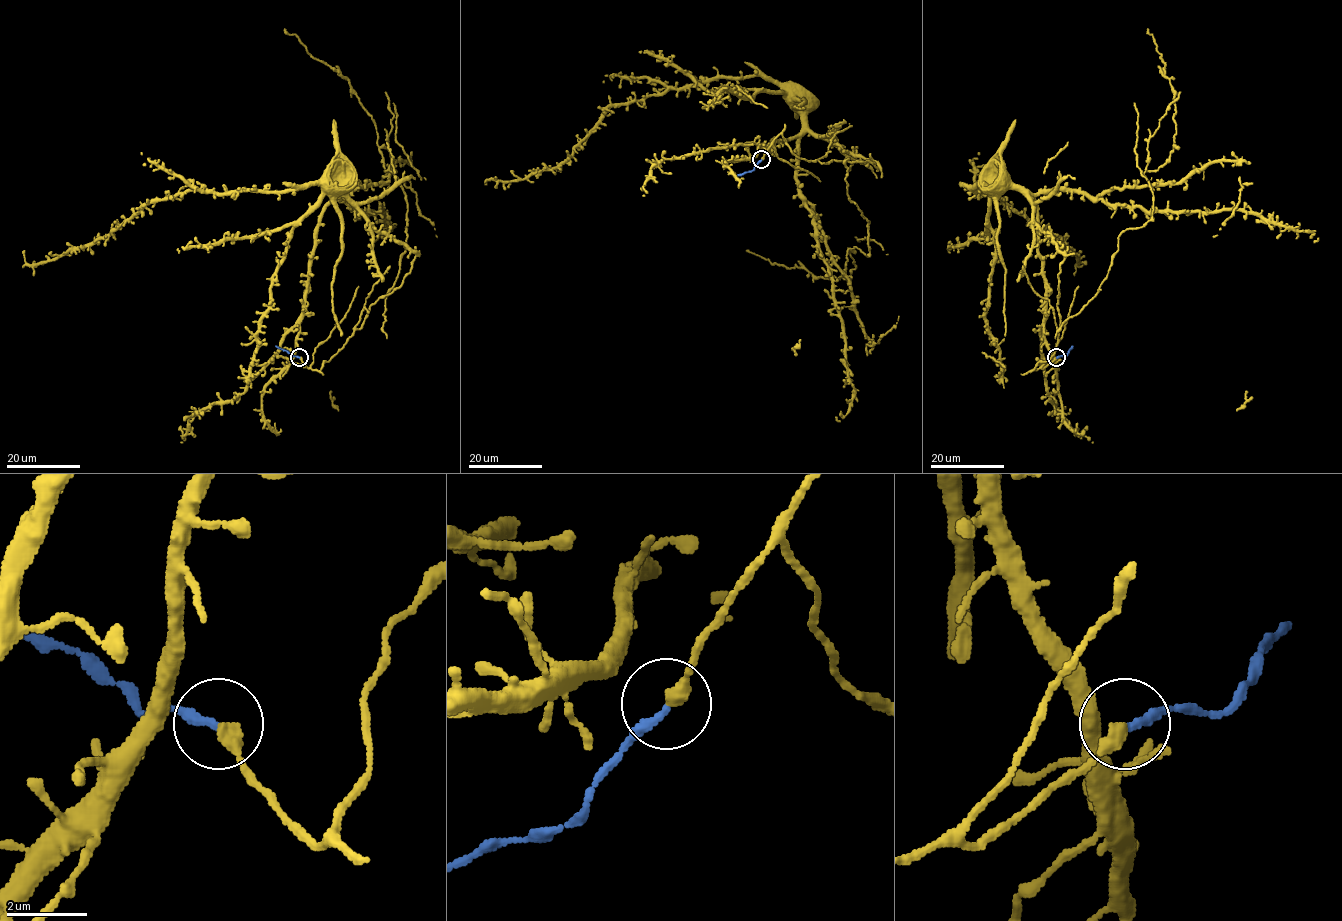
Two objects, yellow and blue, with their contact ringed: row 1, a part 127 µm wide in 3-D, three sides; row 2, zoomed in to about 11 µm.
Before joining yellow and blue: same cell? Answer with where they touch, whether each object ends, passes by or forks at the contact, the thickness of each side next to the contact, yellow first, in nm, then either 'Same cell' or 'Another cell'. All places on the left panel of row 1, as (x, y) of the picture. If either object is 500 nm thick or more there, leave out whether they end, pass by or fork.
Place: (299, 357). At the ring yellow ends. At the ring blue ends. Thickness 360 nm (yellow) against 200 nm. Same cell

